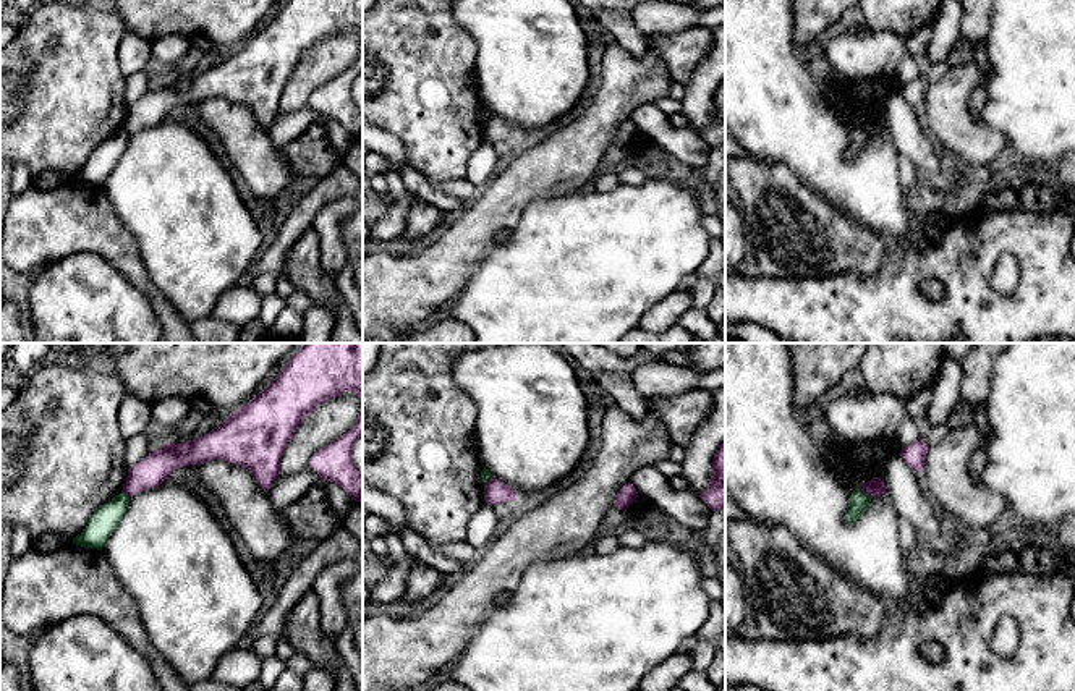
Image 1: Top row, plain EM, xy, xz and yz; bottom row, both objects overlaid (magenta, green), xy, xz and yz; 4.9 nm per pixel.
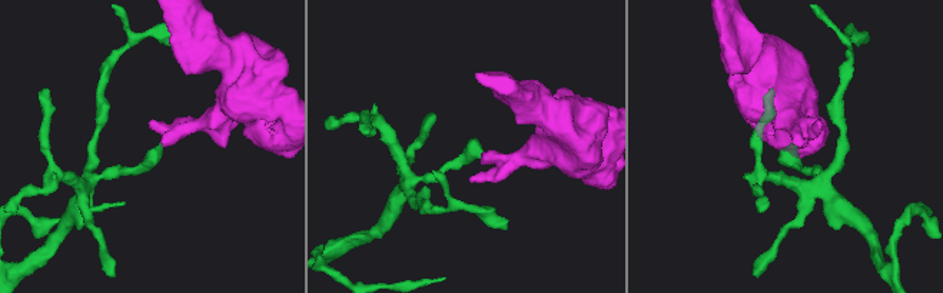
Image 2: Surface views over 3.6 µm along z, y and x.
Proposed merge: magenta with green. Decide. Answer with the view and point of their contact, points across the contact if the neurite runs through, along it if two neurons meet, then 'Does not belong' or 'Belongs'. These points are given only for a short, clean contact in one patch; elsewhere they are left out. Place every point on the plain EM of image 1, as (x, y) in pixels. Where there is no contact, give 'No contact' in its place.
Touches magenta at yz (865, 130). Boundary: yz (858, 125), (871, 135). Does not belong

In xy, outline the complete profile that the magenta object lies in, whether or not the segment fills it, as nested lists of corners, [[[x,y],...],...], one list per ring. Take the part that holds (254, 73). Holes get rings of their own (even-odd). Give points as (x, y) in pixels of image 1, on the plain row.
[[[287,0],[282,10],[261,31],[232,49],[209,71],[185,81],[168,79],[152,87],[134,104],[128,105],[123,128],[133,134],[160,123],[183,104],[201,104],[210,97],[222,97],[244,105],[266,131],[280,112],[280,97],[298,63],[325,37],[355,29],[363,37],[363,0]]]

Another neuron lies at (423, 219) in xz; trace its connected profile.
[[[424,201],[413,204],[406,217],[405,230],[400,236],[405,236],[411,241],[423,241],[437,227],[445,227],[448,218],[450,217],[444,210]]]

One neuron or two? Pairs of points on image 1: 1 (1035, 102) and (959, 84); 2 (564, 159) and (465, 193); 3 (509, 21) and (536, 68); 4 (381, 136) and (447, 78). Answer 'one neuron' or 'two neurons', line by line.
1: two neurons
2: two neurons
3: one neuron
4: two neurons

